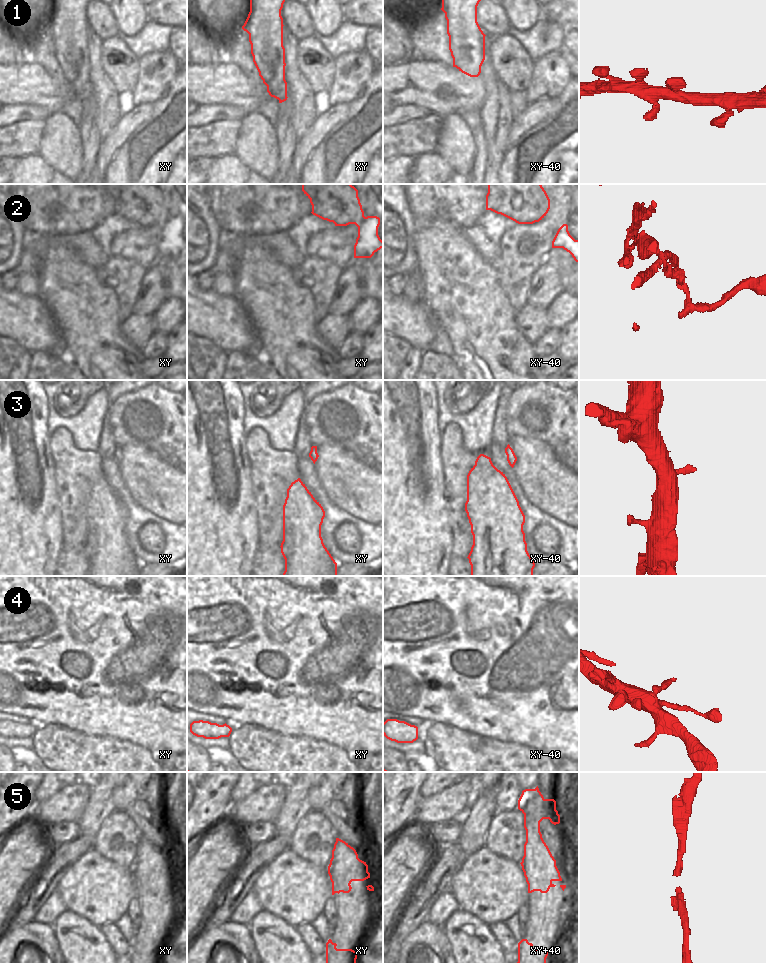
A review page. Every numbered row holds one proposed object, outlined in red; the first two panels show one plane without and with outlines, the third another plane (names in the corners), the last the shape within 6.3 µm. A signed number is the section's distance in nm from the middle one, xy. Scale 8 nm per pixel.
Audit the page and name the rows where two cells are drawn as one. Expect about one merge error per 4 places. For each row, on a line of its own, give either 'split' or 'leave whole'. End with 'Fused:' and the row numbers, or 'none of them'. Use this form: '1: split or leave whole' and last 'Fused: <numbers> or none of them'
1: leave whole
2: split
3: leave whole
4: leave whole
5: leave whole
Fused: 2

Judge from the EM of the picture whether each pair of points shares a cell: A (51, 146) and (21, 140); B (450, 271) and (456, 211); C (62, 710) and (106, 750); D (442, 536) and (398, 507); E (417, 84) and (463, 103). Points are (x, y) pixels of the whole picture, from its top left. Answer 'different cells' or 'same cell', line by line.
A: different cells
B: different cells
C: different cells
D: same cell
E: same cell

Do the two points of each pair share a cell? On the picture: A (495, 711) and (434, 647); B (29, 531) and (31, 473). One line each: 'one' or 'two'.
A: one
B: one

